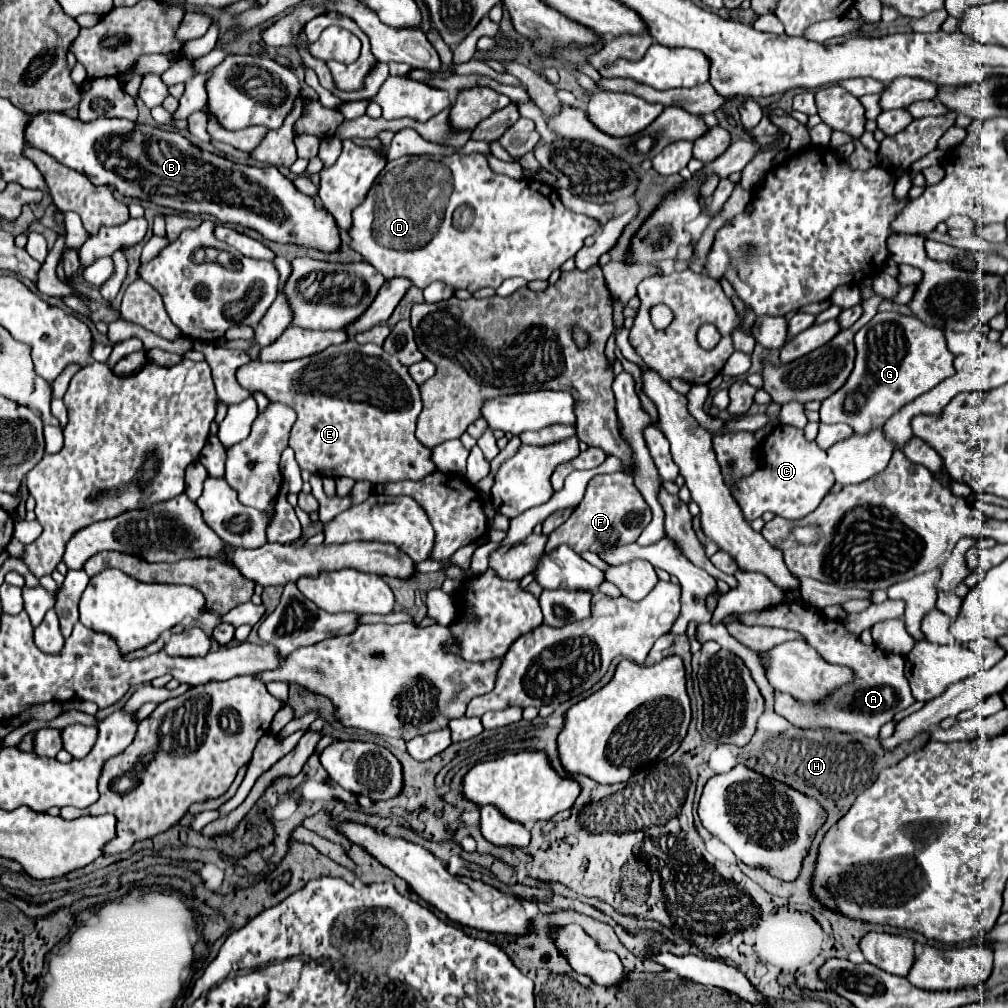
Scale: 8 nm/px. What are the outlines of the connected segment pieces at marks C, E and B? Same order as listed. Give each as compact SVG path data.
M776 426L760 442L760 452L760 469L750 476L734 478L730 482L732 496L740 504L748 522L760 518L764 512L774 512L788 520L802 520L820 506L824 496L834 486L834 476L824 462L826 452L818 448L816 442L808 442L800 428Z
M348 340L338 346L330 346L328 350L292 360L292 362L260 362L254 360L242 366L236 374L240 386L250 392L264 392L270 402L284 402L292 406L298 414L296 424L290 432L290 448L296 454L296 462L302 470L310 470L320 476L348 476L354 480L368 480L372 484L400 482L400 480L420 480L426 474L432 474L436 466L432 466L430 454L420 440L416 440L416 418L422 410L418 384L412 384L412 376L408 368L392 354L384 352L376 344L358 344L356 340Z
M36 112L34 116L30 116L30 122L24 128L24 140L28 146L50 154L64 166L82 172L92 180L92 184L108 184L128 198L148 200L178 212L212 214L220 222L254 228L264 238L280 244L292 242L292 244L318 248L324 252L334 252L340 246L336 220L326 210L318 210L310 196L300 194L292 184L292 180L288 180L276 166L254 168L254 166L230 162L224 156L216 156L212 152L200 150L178 132L170 132L154 126L142 126L120 118L98 118L92 122L82 122L62 112L50 112L50 114Z

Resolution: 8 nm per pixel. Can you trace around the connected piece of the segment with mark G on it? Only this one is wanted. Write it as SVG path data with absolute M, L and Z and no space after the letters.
M878 312L866 326L862 326L862 328L858 330L854 342L856 342L856 350L858 350L858 354L856 354L856 366L854 366L854 370L852 370L848 382L846 382L840 390L836 390L836 394L832 394L832 398L826 398L826 400L822 402L822 408L820 408L820 422L824 422L824 424L838 424L838 422L844 422L844 424L850 424L854 430L872 430L872 426L882 426L882 424L884 424L892 414L896 414L902 406L906 406L908 402L912 402L912 400L918 398L920 394L930 392L930 390L936 388L942 380L950 378L950 376L956 372L954 366L952 366L954 354L946 348L944 332L938 330L938 328L928 328L926 324L922 324L922 322L920 322L918 318L914 318L914 316L904 316L904 314L900 314L900 312Z

